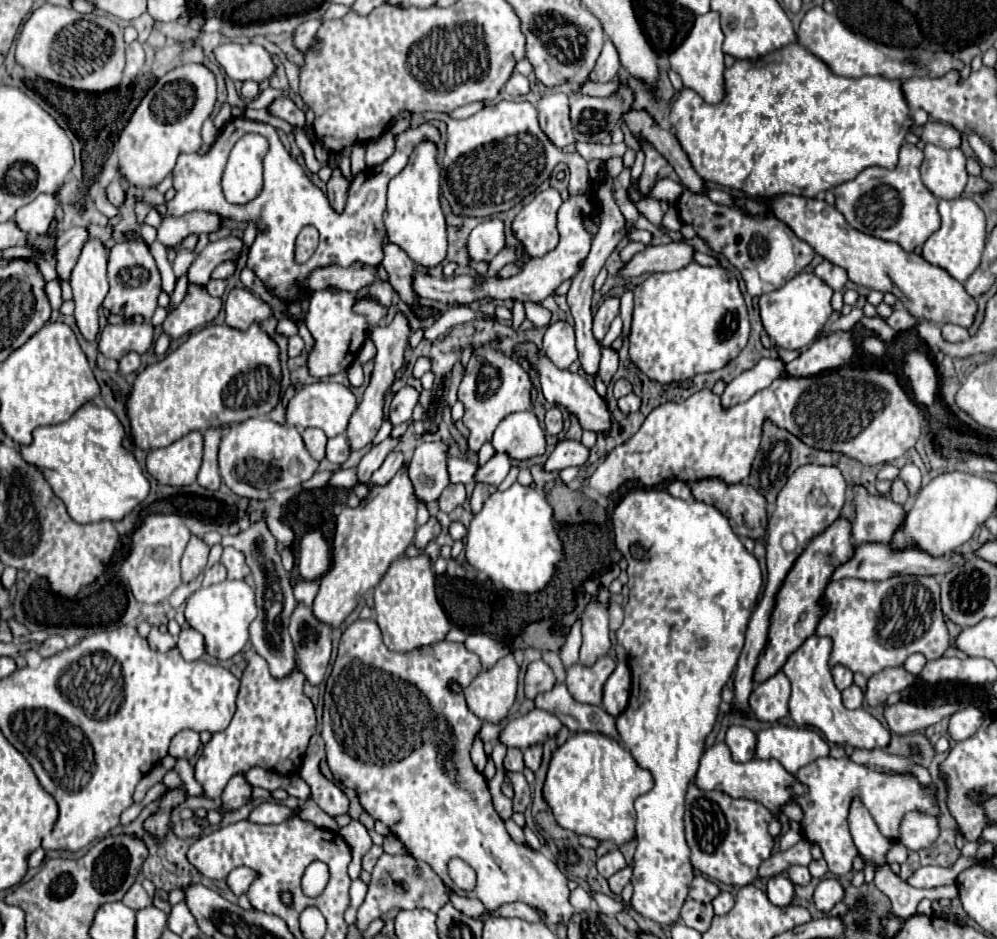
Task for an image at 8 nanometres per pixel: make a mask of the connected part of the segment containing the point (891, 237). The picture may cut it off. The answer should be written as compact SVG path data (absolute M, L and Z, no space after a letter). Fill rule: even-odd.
M902 144L900 160L894 170L866 168L854 180L838 184L834 188L836 208L852 228L868 236L896 242L902 250L912 252L940 228L938 200L920 180L922 160L924 152L916 144Z

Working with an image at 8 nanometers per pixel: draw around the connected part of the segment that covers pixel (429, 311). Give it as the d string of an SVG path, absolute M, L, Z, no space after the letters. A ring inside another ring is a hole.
M384 244L384 262L382 266L388 272L388 282L392 288L398 292L400 300L406 302L406 306L420 318L438 318L440 310L432 306L420 306L418 304L418 294L412 288L412 272L414 272L414 262L402 252L396 244Z

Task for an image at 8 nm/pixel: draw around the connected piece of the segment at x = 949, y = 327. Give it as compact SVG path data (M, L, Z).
M946 324L942 327L942 336L946 341L960 342L968 339L970 334L967 329L958 325Z

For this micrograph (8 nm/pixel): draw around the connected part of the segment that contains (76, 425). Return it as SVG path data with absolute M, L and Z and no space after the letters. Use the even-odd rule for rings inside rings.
M90 402L68 422L36 428L34 442L20 446L20 452L26 462L44 472L44 478L66 504L74 522L120 522L150 494L150 482L134 454L124 446L124 438L126 432L116 414L106 406L100 408Z

